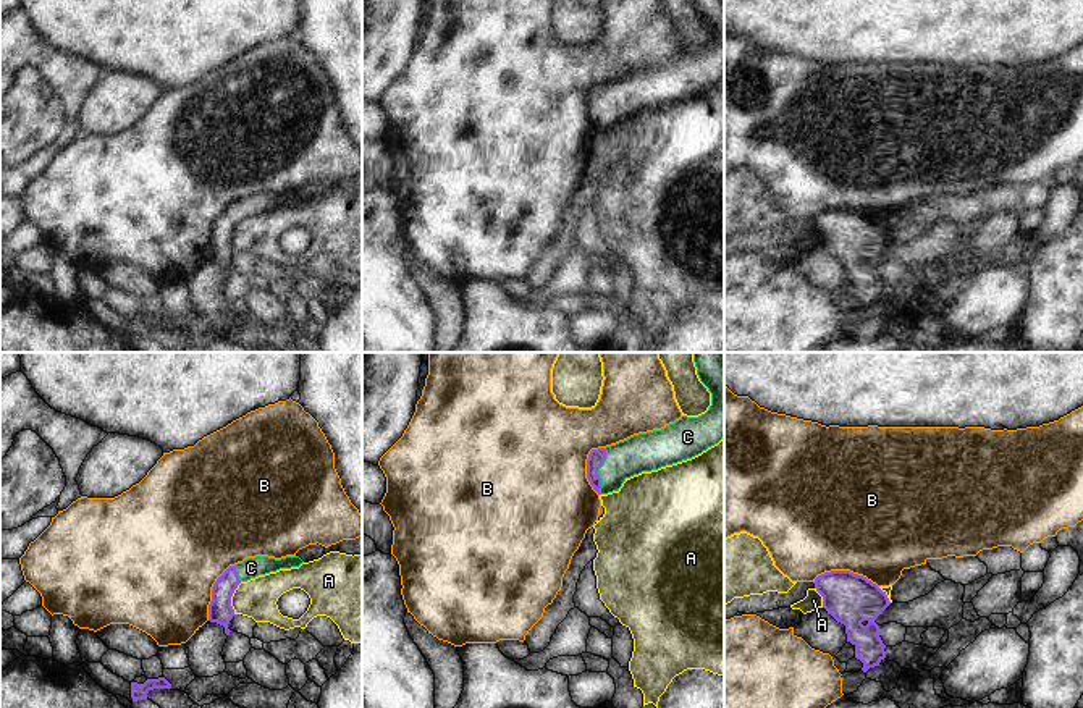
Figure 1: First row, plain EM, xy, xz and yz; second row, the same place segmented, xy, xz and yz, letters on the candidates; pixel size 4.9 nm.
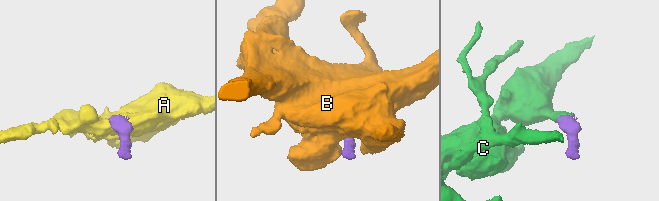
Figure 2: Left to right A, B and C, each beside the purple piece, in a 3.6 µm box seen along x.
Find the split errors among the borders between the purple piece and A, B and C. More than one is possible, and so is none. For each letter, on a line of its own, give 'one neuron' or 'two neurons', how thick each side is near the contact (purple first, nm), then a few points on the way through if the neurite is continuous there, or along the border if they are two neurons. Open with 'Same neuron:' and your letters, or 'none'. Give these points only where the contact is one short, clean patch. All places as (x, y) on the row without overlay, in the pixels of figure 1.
Same neuron: C
A: two neurons; calibres 120 and 200 nm; border xy (241, 220), (231, 235), (233, 251)
B: two neurons; calibres 260 and 500 nm
C: one neuron; calibres 80 and 190 nm; way xz (595, 97), (597, 109), (605, 109), (640, 91)

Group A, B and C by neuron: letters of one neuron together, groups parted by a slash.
A / B / C

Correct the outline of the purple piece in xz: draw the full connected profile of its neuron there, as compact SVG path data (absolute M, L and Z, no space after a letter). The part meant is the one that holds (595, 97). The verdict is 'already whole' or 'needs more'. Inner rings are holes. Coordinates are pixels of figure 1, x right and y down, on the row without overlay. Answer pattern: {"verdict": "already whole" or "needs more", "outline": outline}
{"verdict": "needs more", "outline": "M695 0L700 19L711 31L711 44L698 55L682 53L661 68L634 73L616 82L592 87L587 97L587 116L598 133L619 129L622 121L642 110L658 108L692 97L724 76L724 0Z"}

